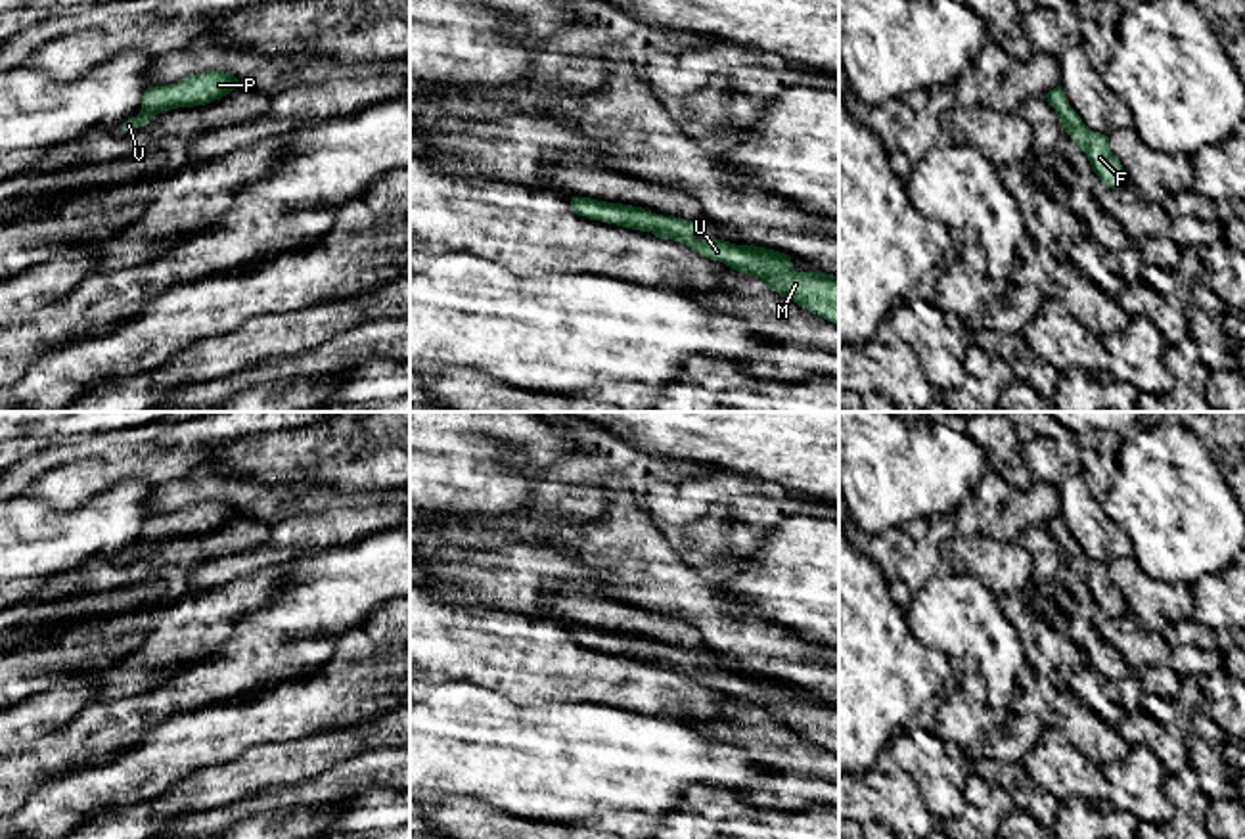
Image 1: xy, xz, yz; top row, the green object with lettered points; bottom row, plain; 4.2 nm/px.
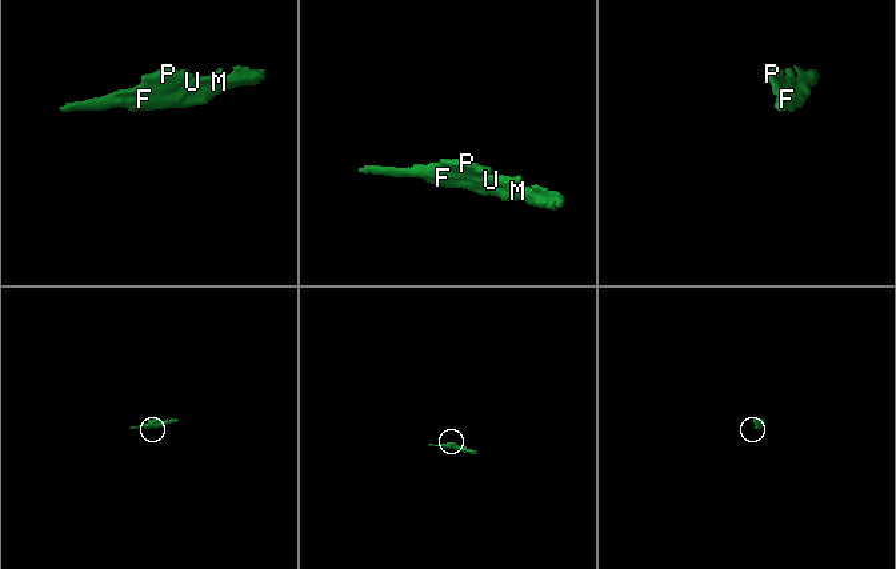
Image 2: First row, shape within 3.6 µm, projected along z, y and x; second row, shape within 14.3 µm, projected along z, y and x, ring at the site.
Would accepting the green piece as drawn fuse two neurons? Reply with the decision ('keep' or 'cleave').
keep

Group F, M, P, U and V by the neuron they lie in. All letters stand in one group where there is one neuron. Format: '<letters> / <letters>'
F M P U V

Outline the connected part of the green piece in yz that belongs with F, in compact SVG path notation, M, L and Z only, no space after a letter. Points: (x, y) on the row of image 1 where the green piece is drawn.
M1055 86L1046 94L1050 105L1055 109L1061 126L1076 142L1076 146L1086 153L1092 170L1099 180L1111 190L1122 190L1128 186L1126 172L1120 161L1113 155L1109 147L1109 138L1090 130L1078 113L1069 105L1069 100L1061 86Z

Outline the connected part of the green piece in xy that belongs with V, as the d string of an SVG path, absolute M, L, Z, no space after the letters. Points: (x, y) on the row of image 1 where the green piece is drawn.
M203 71L167 86L149 86L142 96L142 109L121 128L132 130L149 123L157 113L178 107L205 105L230 94L243 84L234 73Z

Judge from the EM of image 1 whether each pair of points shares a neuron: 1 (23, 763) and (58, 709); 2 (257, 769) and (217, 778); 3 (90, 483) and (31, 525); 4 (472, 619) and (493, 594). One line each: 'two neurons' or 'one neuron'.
1: two neurons
2: one neuron
3: two neurons
4: two neurons

